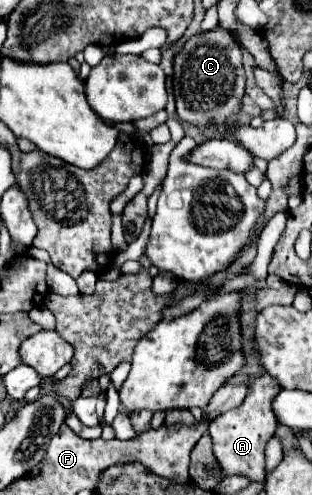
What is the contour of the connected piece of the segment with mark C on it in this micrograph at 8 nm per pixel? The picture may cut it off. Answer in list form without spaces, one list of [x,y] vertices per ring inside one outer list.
[[[224,29],[196,33],[174,57],[174,95],[178,117],[182,121],[198,127],[208,127],[210,123],[226,127],[228,117],[242,107],[244,87],[246,75],[242,67],[242,49]]]

